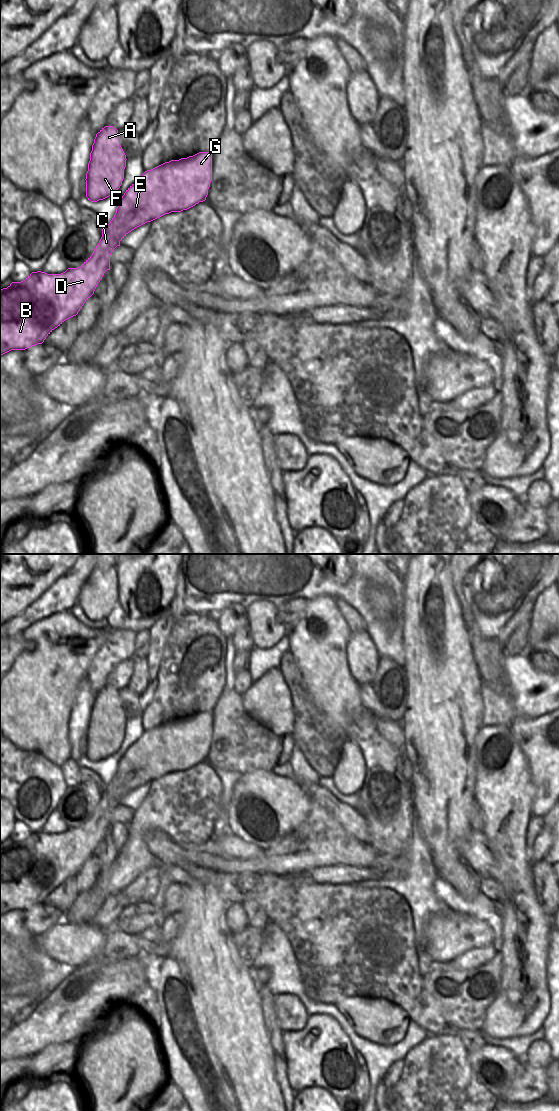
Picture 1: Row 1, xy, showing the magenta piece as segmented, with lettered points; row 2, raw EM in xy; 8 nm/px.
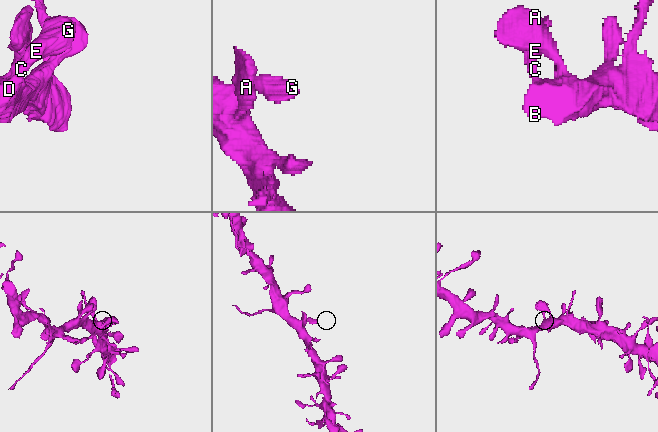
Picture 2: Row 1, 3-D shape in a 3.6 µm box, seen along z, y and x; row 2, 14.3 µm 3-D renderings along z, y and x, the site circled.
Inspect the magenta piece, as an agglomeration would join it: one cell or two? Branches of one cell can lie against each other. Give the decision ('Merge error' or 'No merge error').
No merge error.

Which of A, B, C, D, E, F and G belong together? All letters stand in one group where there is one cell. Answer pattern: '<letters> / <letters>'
A B C D E F G

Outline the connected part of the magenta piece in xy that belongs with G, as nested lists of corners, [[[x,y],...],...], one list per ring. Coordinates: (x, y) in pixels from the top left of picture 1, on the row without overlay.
[[[212,711],[199,712],[187,718],[165,722],[145,731],[124,753],[116,773],[109,784],[102,788],[102,797],[92,815],[79,827],[68,828],[61,834],[32,832],[21,842],[12,842],[0,850],[0,916],[11,910],[25,910],[42,904],[46,897],[65,880],[76,876],[84,863],[94,854],[104,833],[110,830],[110,815],[120,806],[120,801],[135,788],[171,772],[187,770],[206,760],[212,741]]]

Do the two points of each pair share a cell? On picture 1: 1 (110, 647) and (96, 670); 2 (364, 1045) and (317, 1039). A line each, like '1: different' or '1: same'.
1: same
2: different

